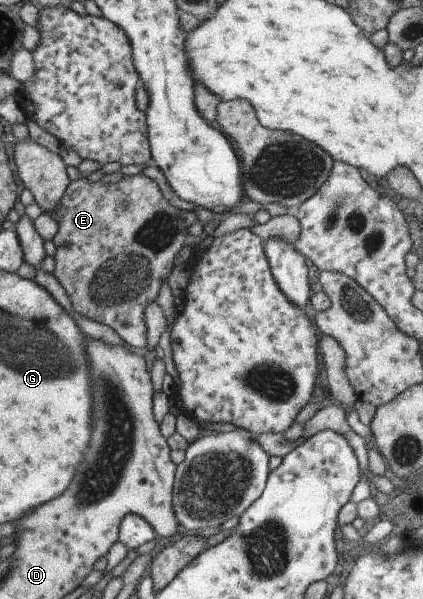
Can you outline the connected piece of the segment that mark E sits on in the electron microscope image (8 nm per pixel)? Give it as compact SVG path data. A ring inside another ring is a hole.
M139 173L107 185L99 182L88 184L85 177L70 181L60 206L47 214L58 222L57 232L52 238L56 247L52 275L62 284L73 310L111 327L125 345L143 353L146 341L144 306L154 301L161 278L169 276L173 258L183 247L183 235L187 233L179 218L181 211L165 201L155 182Z

